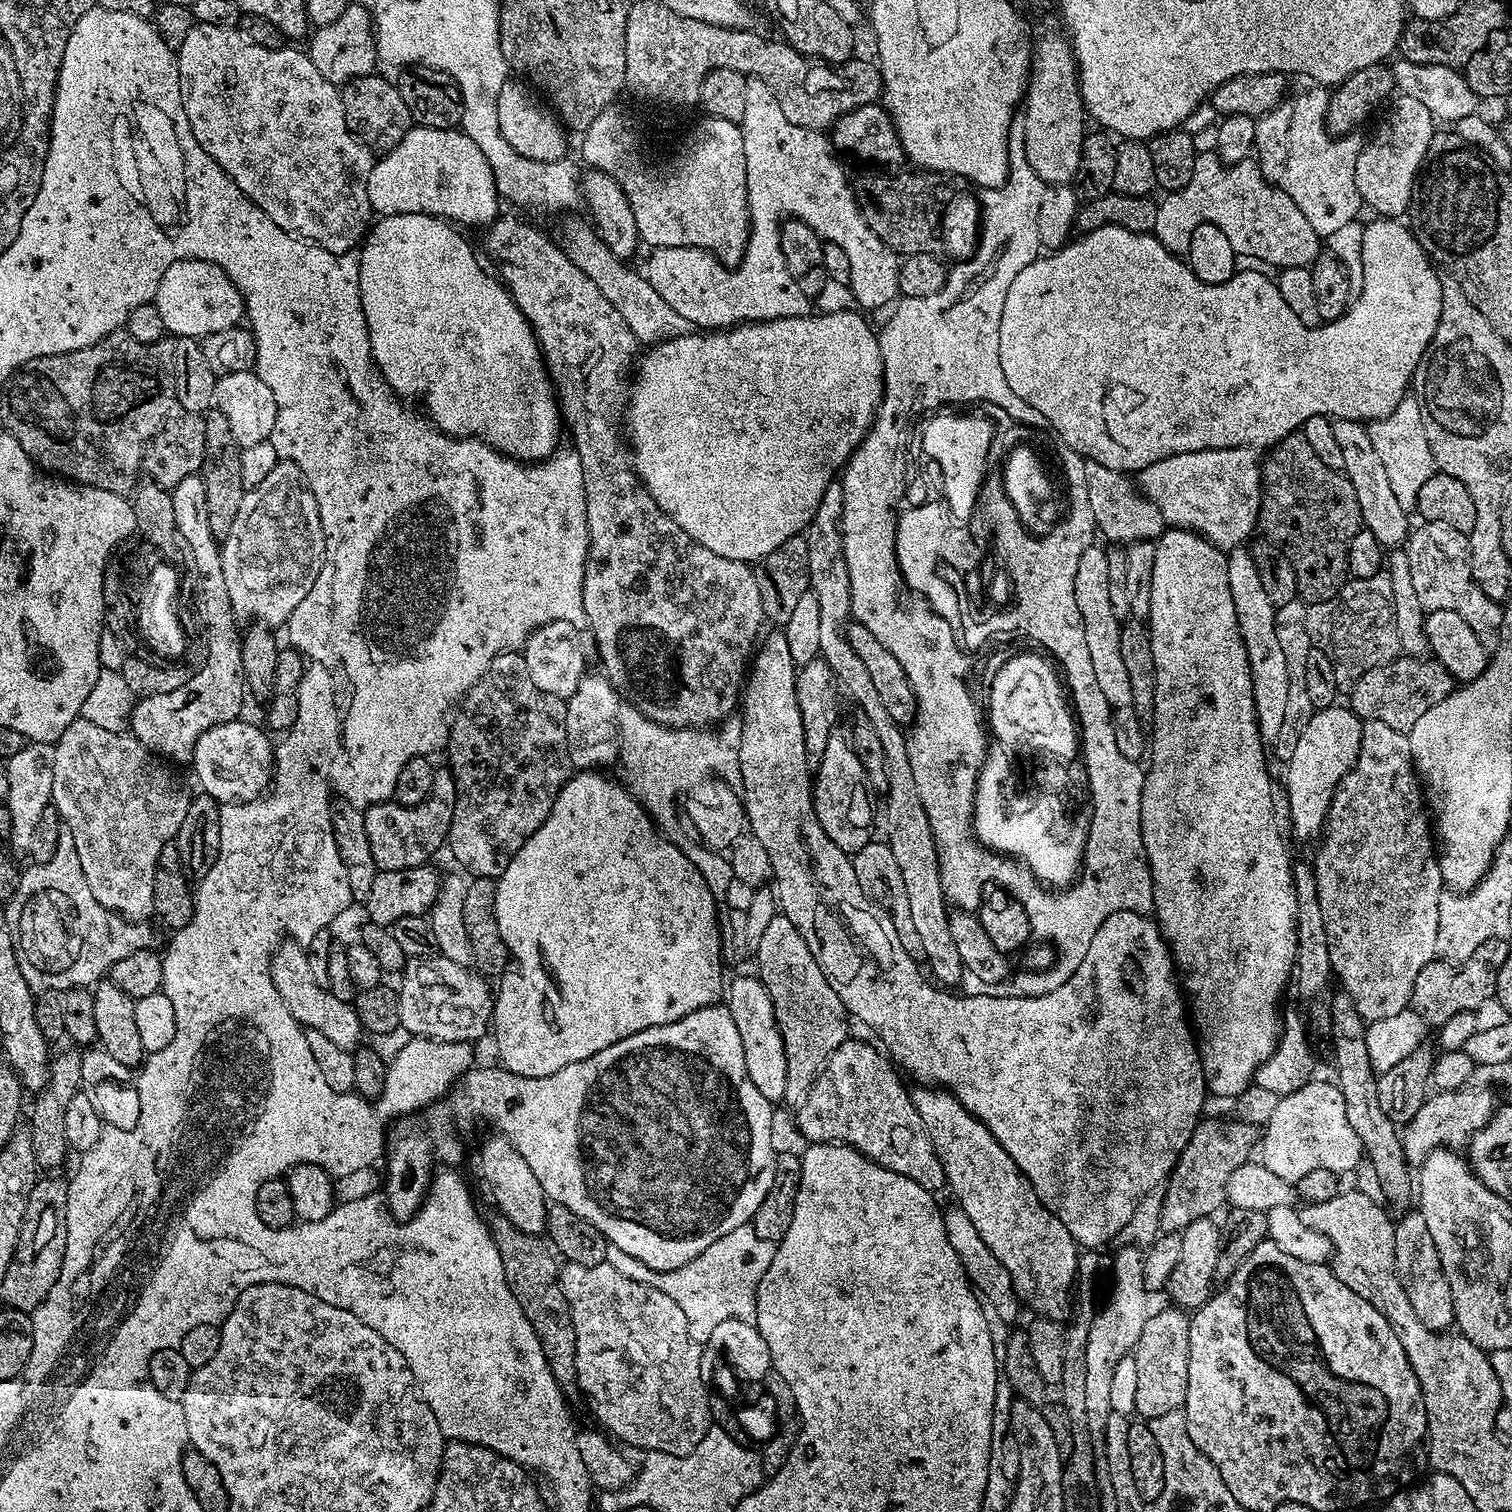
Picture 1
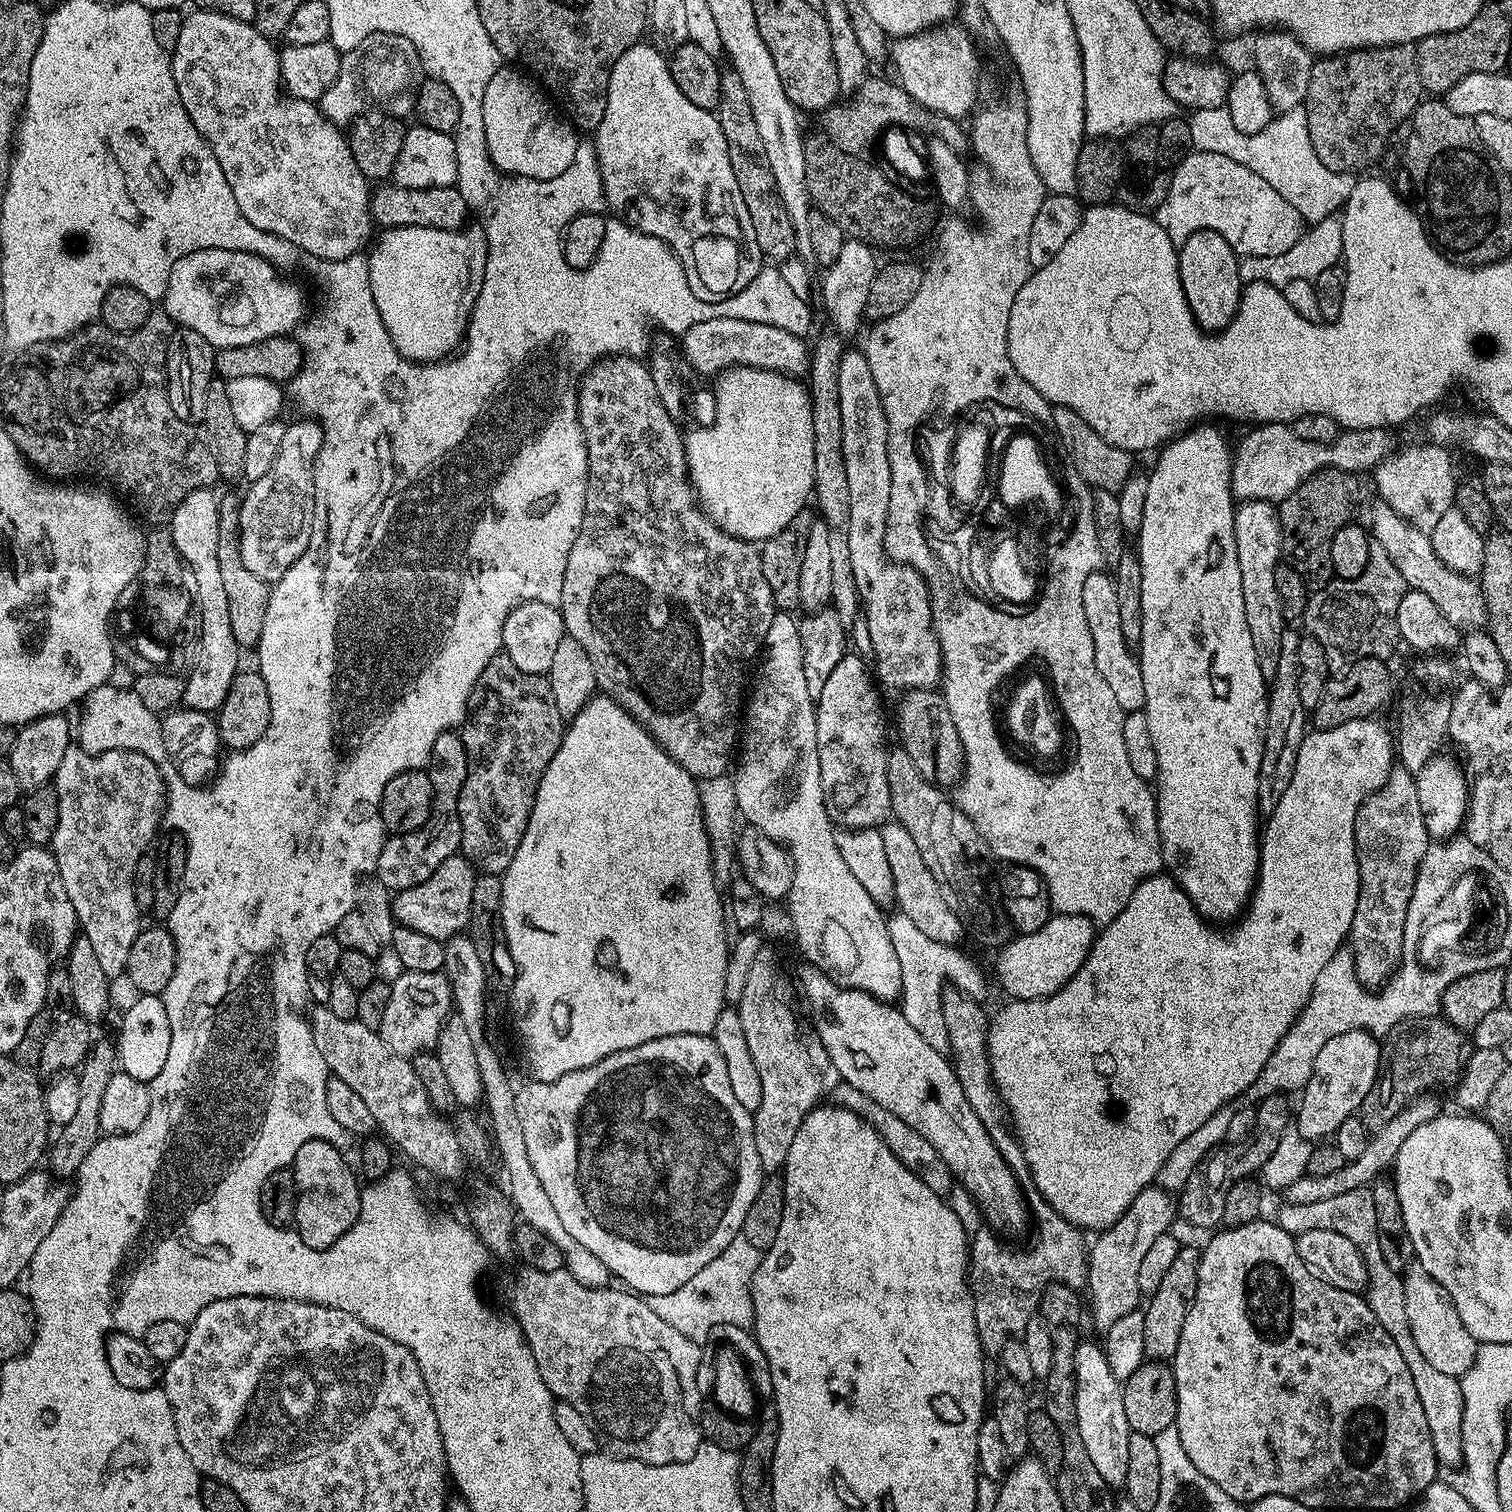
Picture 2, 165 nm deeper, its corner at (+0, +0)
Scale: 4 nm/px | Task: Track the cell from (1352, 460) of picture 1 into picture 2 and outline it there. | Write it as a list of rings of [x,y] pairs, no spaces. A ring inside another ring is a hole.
[[[1376,502],[1372,508],[1372,524],[1370,534],[1375,543],[1382,546],[1382,550],[1390,557],[1397,567],[1403,581],[1413,592],[1425,594],[1445,615],[1446,620],[1458,630],[1479,631],[1487,625],[1488,615],[1485,610],[1485,599],[1479,583],[1469,576],[1452,572],[1434,553],[1432,537],[1421,528],[1408,524],[1391,506],[1383,502]]]

